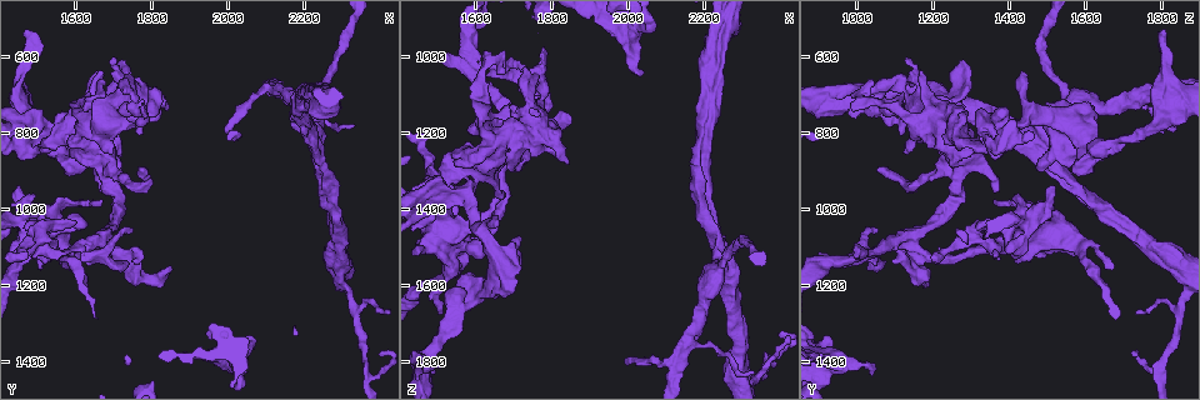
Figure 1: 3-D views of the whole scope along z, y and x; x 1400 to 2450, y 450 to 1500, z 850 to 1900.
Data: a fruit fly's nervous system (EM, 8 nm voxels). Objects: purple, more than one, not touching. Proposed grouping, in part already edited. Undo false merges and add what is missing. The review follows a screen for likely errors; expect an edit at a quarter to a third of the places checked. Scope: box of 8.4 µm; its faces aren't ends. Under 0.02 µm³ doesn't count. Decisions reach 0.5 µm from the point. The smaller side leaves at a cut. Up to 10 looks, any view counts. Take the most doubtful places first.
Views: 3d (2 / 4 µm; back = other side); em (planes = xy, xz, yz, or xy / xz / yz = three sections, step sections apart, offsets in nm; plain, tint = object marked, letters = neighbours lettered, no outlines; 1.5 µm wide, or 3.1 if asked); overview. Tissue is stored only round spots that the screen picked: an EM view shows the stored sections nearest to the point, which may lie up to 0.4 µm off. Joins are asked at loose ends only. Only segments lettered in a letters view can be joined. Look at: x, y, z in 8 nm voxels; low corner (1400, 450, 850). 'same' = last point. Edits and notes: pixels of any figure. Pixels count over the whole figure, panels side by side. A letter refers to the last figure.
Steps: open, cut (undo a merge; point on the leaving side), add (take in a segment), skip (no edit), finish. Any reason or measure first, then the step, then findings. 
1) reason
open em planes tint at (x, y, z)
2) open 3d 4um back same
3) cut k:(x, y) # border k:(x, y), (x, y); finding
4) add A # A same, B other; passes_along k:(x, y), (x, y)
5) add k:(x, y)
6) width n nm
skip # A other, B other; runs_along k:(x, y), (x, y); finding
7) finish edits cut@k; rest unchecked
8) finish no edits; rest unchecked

branch stops here
open 3d 2um at (1715, 900, 1470)

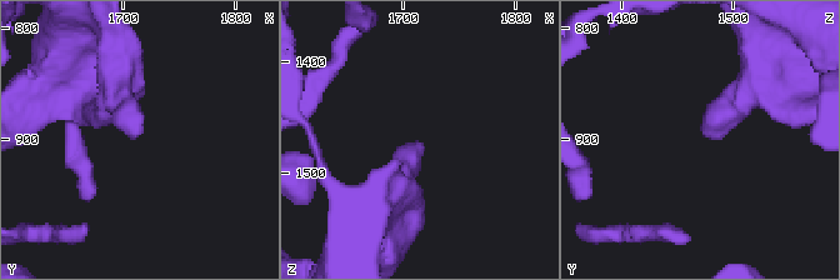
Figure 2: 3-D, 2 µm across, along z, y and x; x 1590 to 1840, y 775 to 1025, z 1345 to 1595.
need the tissue
open em planes letters at (1716, 898, 1478)

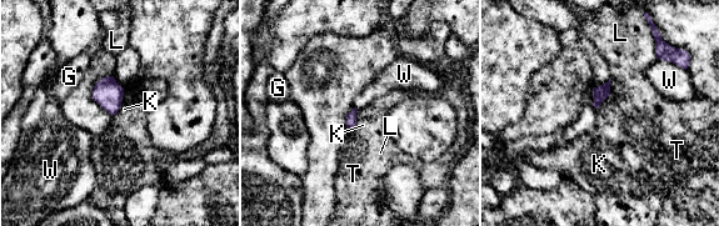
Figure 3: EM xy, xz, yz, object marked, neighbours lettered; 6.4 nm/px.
skip # G other, K other, L other, T other, W other; border 3:(356, 116), (356, 122), (349, 131); no lettered segment goes on from it

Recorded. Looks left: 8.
tapers out
open em xz step 8 letters at (1990, 795, 1805)

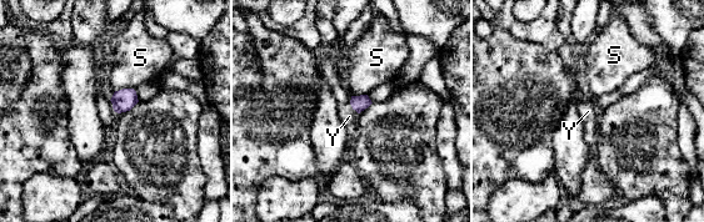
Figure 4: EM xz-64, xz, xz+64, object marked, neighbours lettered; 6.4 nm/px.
open em planes letters same

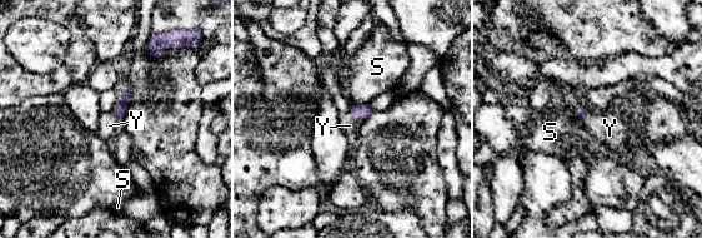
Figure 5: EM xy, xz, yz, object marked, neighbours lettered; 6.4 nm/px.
add 5:(109, 125) # S other, Y same; passes_along 5:(120, 109), (118, 118), (109, 125); the neuron continues

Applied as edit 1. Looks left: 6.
free end
open 3d 4um back at (1650, 640, 1435)

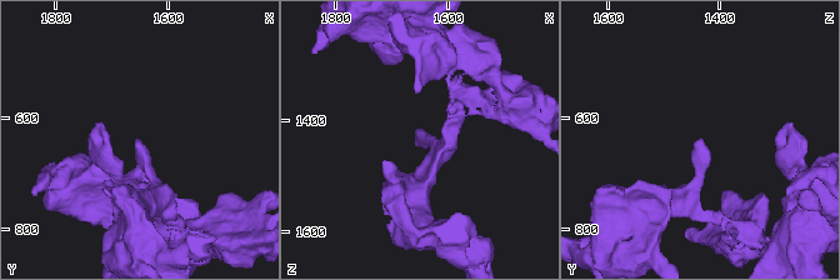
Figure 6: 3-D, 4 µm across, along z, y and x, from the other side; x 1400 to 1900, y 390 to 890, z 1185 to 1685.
open em planes tint at (1650, 640, 1430)

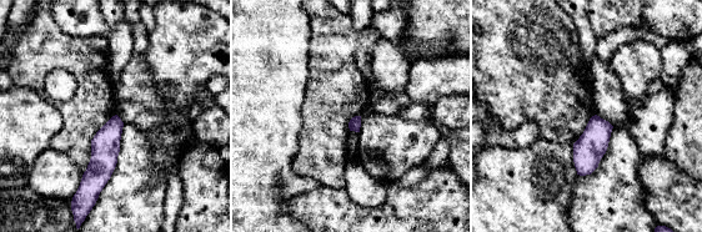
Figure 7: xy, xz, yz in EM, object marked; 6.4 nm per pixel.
open em planes letters same

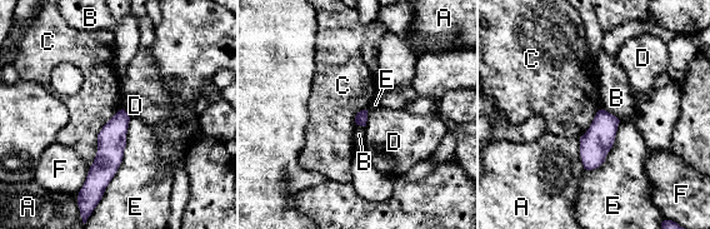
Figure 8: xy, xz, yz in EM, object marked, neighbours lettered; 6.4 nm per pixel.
skip # A other, B other, C other, D other, E other, F other; border 8:(123, 108), (98, 134), (90, 167); none of them fits

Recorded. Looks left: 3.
side arm on a straight run
open 3d 2um at (1605, 1120, 1025)

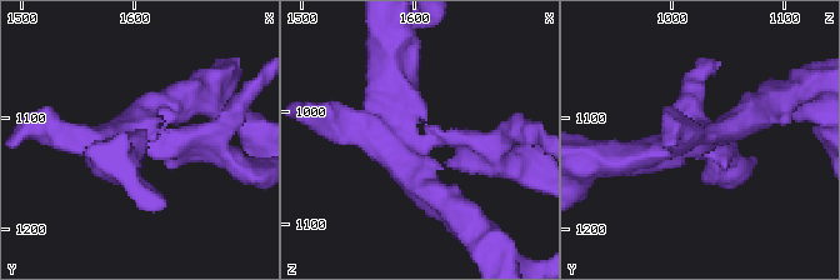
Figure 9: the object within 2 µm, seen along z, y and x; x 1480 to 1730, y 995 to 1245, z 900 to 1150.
need the tissue
open em xz step 8 tint at (1602, 1124, 1028)

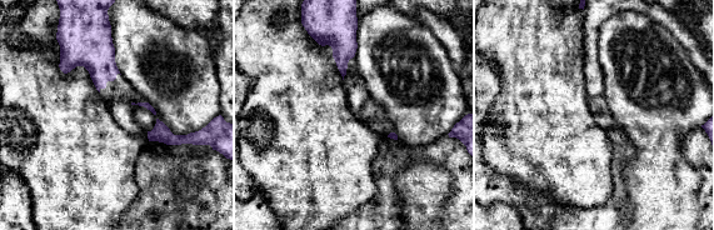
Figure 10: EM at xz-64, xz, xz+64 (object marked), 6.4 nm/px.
cut it another way
open em yz step 8 letters same

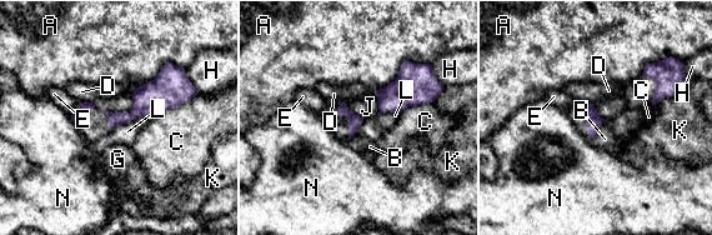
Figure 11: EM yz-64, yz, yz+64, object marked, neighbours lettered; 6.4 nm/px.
skip # A other, B other, C other, D other, E other, G other, H other, J other, K other, L other, N other; all the same neuron

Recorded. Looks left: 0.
finish edits add@5; rest unchecked

